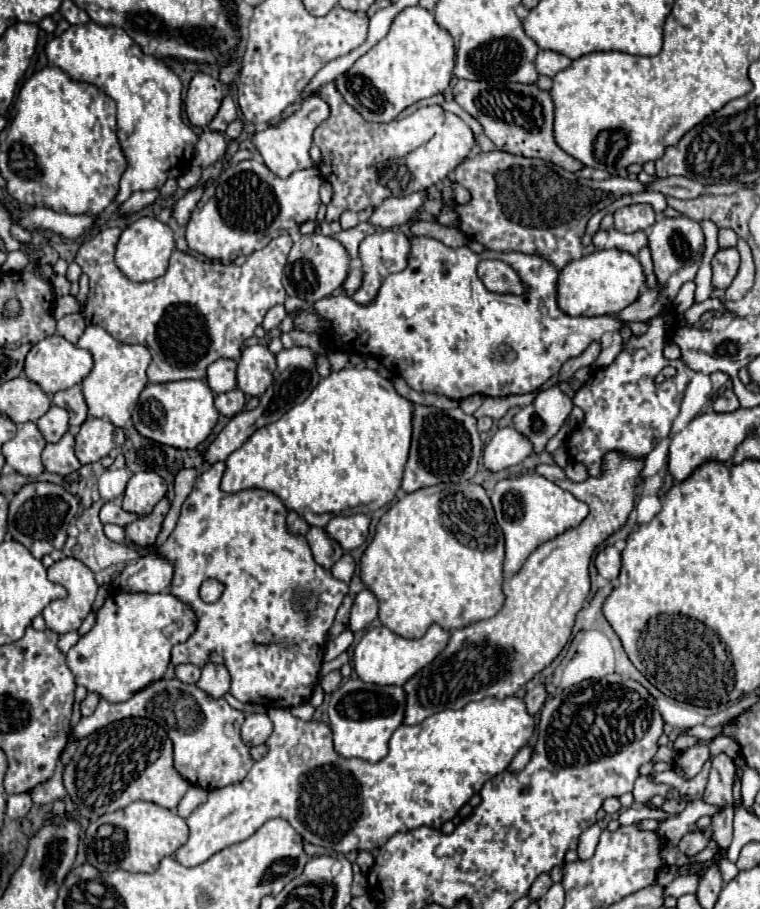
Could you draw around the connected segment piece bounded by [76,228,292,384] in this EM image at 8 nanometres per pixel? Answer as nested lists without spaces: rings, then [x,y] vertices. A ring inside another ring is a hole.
[[[106,228],[84,242],[76,254],[76,262],[90,278],[86,320],[102,326],[122,344],[144,344],[152,354],[154,364],[150,364],[146,374],[154,384],[184,378],[202,380],[214,360],[238,360],[242,344],[254,336],[264,314],[286,300],[282,270],[292,248],[288,234],[252,252],[242,266],[202,262],[188,252],[174,250],[166,274],[142,284],[128,280],[116,268],[114,248],[118,236],[120,228]]]

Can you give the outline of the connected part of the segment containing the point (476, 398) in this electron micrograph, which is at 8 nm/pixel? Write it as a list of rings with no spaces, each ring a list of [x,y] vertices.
[[[474,394],[474,396],[468,396],[466,400],[460,402],[460,408],[466,412],[466,414],[474,414],[474,410],[484,402],[484,396],[480,394]]]

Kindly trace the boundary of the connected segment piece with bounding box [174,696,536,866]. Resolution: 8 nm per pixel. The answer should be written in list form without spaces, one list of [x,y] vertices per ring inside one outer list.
[[[484,698],[480,702],[468,702],[460,710],[442,710],[414,726],[402,724],[388,742],[388,754],[380,762],[370,764],[360,758],[348,760],[338,756],[332,744],[332,730],[324,722],[304,722],[294,718],[288,708],[270,708],[268,716],[274,722],[274,732],[266,742],[270,752],[254,762],[242,782],[214,788],[208,800],[188,816],[186,824],[190,836],[186,844],[174,852],[182,866],[198,866],[222,848],[250,838],[270,818],[284,818],[306,842],[342,854],[382,848],[396,832],[408,832],[418,826],[440,828],[446,820],[452,820],[476,792],[480,792],[480,786],[488,778],[494,778],[508,768],[516,752],[530,742],[536,728],[534,716],[528,714],[522,698]]]

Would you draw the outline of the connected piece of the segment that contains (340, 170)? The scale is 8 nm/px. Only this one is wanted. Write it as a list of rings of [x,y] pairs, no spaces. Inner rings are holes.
[[[324,84],[318,96],[330,106],[330,116],[314,130],[314,144],[322,152],[320,176],[332,184],[334,196],[328,204],[328,222],[338,220],[344,210],[360,212],[380,206],[384,198],[408,196],[442,182],[474,146],[470,126],[440,106],[426,106],[392,124],[372,124],[360,118],[340,98],[336,86]],[[440,108],[440,110],[438,110]]]

